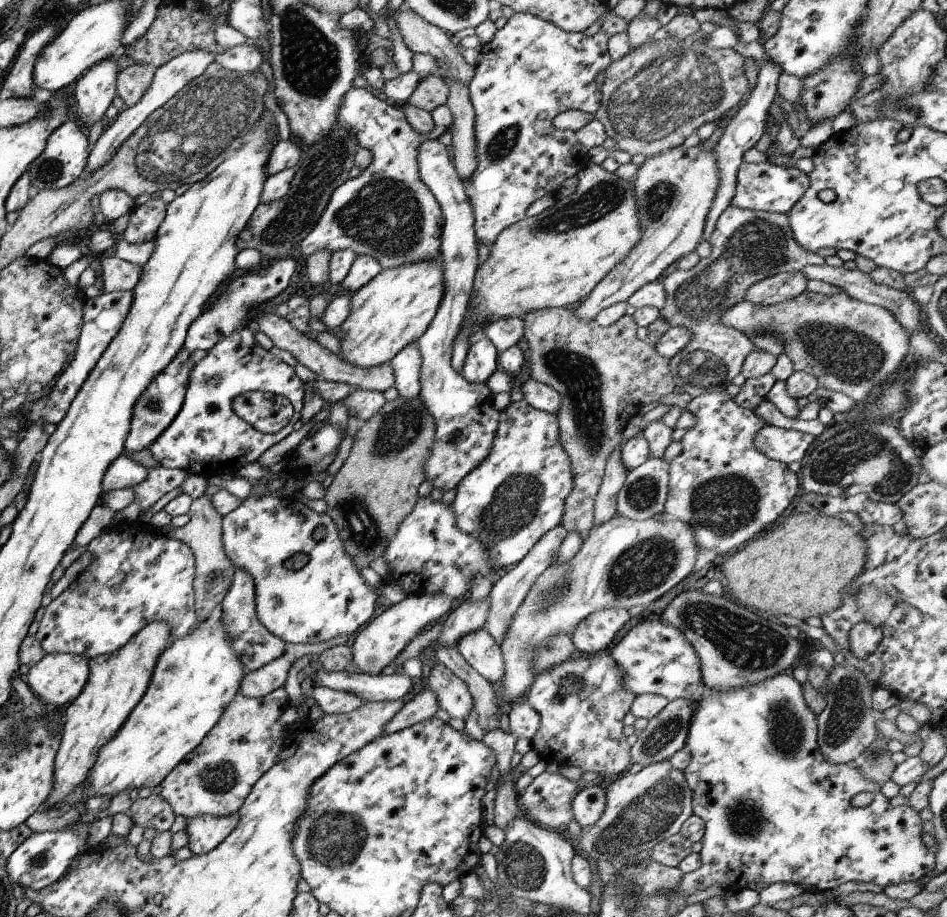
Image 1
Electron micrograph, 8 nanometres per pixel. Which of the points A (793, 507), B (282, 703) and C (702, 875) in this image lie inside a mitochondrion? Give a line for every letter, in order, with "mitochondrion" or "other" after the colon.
A: other
B: other
C: other

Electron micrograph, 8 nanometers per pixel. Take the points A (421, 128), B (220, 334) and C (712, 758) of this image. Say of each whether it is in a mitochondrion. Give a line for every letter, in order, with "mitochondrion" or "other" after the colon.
A: other
B: other
C: other

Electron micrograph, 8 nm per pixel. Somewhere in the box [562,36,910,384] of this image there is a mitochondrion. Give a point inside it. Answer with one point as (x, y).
(659, 97)

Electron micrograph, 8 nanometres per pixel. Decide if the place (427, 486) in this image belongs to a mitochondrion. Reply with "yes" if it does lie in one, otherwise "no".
no

